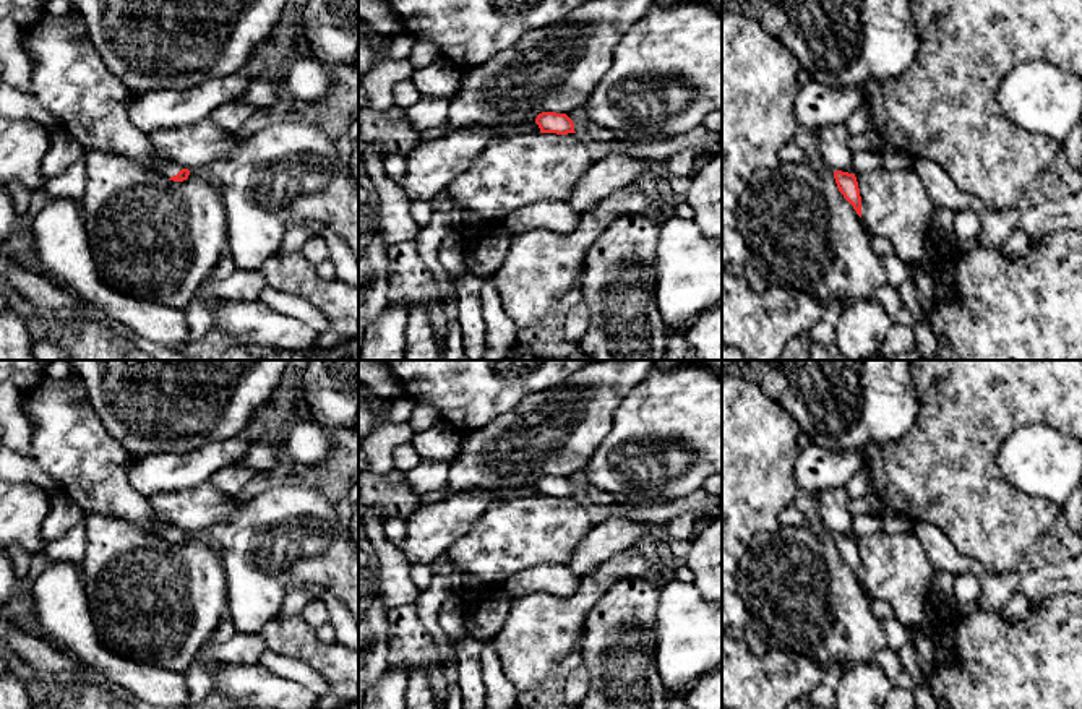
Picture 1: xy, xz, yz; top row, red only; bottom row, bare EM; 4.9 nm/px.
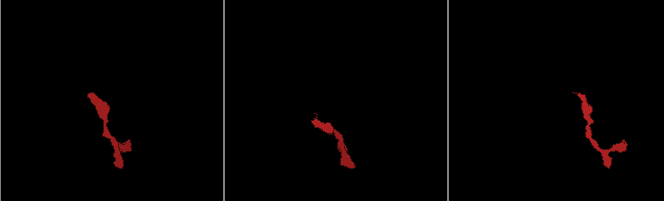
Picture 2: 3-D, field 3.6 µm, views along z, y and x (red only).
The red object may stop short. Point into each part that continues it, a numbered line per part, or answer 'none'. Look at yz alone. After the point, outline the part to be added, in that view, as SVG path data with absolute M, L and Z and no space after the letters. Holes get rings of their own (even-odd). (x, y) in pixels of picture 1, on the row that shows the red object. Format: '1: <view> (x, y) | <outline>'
none

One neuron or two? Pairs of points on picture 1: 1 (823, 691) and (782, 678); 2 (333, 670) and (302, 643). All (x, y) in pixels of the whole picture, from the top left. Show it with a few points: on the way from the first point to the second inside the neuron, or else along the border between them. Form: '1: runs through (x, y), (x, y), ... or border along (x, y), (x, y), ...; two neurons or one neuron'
1: border along (826, 669), (824, 678), (811, 691); two neurons
2: runs through (325, 662), (310, 649); one neuron

